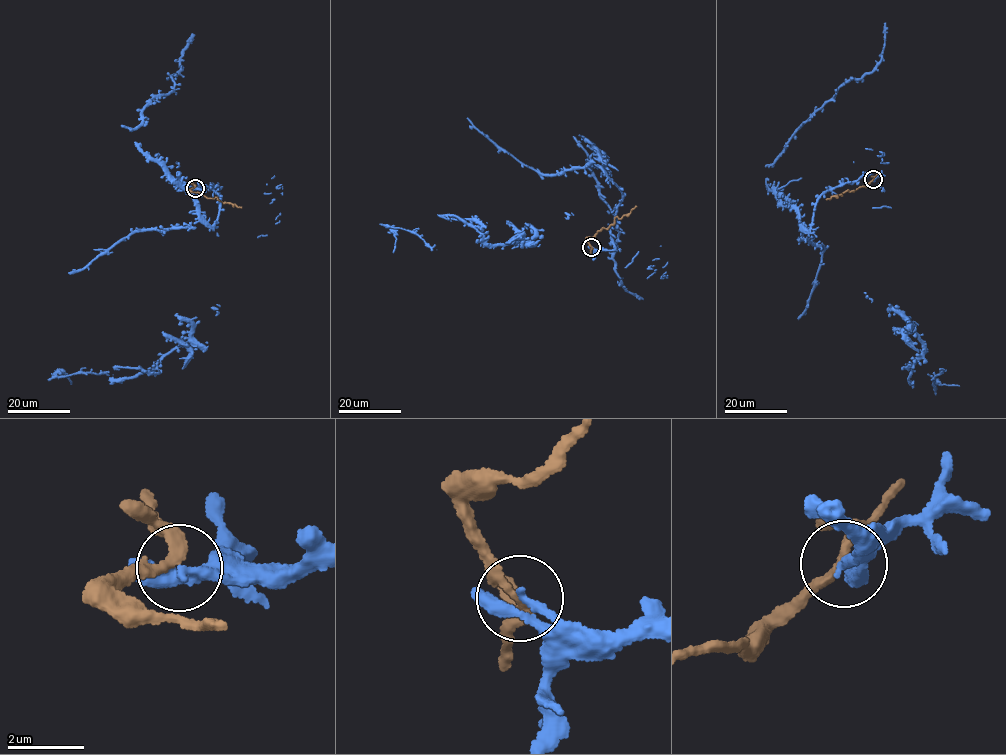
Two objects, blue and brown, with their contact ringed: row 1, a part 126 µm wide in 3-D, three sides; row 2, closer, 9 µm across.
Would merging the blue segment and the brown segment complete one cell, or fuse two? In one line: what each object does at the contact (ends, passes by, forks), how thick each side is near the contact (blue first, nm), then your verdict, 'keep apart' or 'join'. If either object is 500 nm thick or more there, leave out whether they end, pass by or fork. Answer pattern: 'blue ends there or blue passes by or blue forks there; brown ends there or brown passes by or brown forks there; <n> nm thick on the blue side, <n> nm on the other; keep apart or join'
blue passes by; brown passes by; 200 nm thick on the blue side, 240 nm on the other; keep apart

